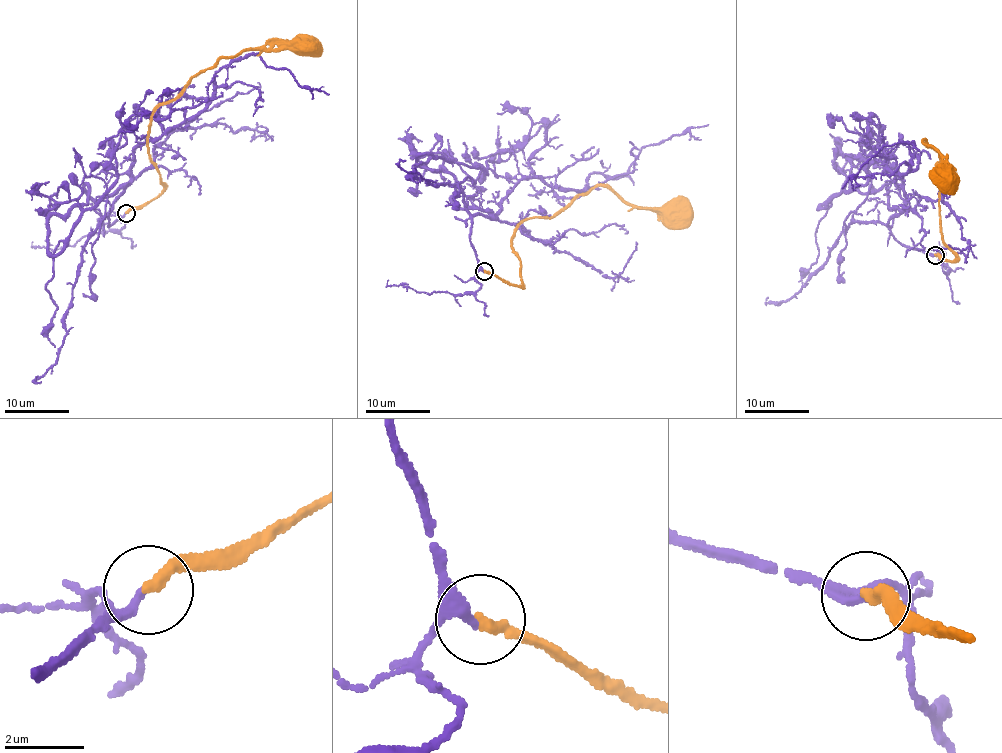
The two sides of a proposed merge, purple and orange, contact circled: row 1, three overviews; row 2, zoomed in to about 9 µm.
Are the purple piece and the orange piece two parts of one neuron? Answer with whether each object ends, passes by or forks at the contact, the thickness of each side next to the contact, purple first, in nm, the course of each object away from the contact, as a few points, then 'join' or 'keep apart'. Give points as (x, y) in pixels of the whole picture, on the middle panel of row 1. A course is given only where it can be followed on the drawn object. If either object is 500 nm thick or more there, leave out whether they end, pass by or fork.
purple passes by; orange ends; calibres 180 and 280 nm; course purple (484, 271), (470, 227), (488, 213), (453, 203), (454, 177), (418, 160), (444, 155), (475, 184), (445, 200); course orange (484, 271), (520, 285), (511, 245), (516, 224), (551, 217), (596, 185), (676, 219); join

